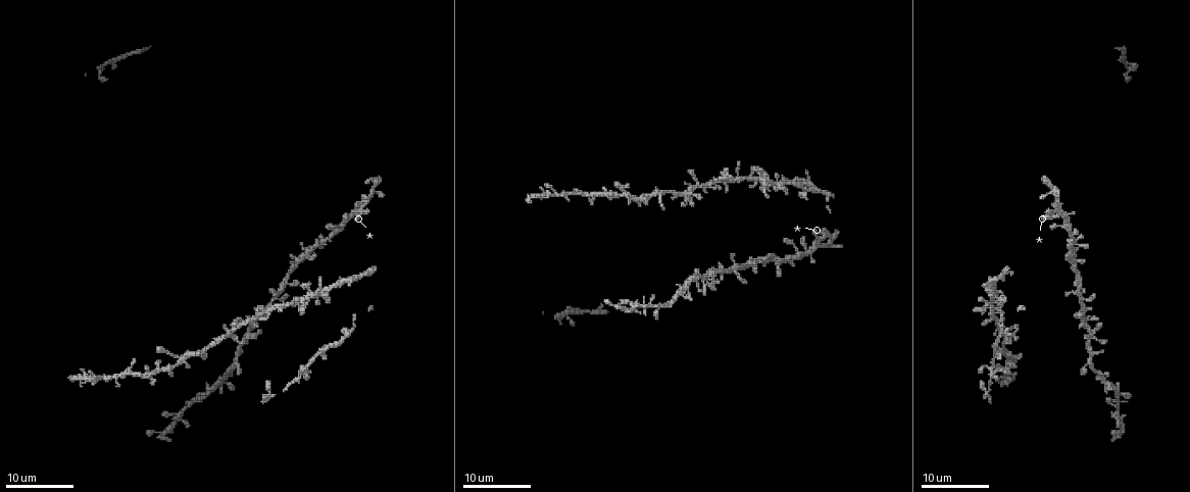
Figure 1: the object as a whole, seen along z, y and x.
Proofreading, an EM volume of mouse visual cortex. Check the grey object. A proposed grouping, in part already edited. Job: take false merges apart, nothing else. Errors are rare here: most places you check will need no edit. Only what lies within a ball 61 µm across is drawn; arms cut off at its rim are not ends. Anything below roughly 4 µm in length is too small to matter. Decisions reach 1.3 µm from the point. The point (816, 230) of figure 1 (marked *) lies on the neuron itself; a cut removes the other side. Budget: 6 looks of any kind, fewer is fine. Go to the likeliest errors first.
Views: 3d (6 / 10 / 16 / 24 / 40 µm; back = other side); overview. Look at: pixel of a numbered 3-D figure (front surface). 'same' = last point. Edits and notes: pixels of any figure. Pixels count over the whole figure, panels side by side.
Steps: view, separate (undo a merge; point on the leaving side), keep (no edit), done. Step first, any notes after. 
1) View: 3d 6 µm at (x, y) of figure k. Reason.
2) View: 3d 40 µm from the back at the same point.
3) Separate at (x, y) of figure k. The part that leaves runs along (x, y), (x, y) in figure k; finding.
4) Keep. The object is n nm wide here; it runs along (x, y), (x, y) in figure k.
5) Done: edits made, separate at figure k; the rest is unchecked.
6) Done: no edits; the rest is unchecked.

View: 3d 24 µm at (637, 198) of figure 1. Four or more arms meet.

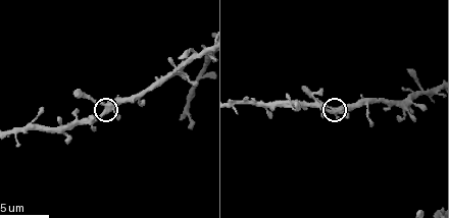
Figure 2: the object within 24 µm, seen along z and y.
View: 3d 10 µm at (106, 107) of figure 2. Zoom in.

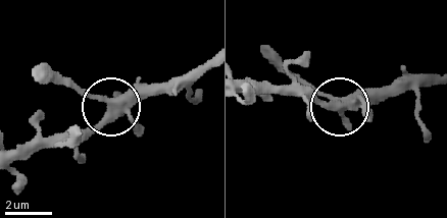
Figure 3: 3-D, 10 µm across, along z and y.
Keep. It runs along (203, 64), (127, 90), (109, 101), (70, 78) in figure 3; one neuron here.

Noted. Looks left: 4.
View: 3d 24 µm at (1073, 251) of figure 1. Four-way junction.

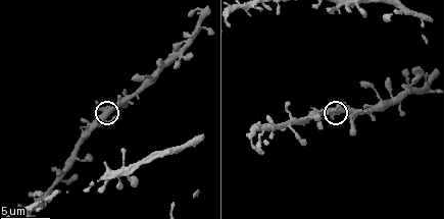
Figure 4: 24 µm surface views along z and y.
View: 3d 10 µm at the same point. Zoom in.

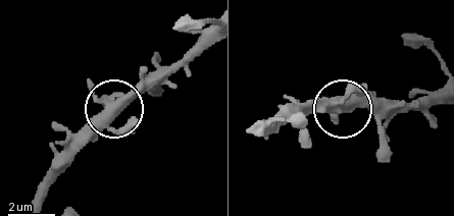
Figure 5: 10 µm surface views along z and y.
View: 3d 10 µm from the back at the same point. Other side.

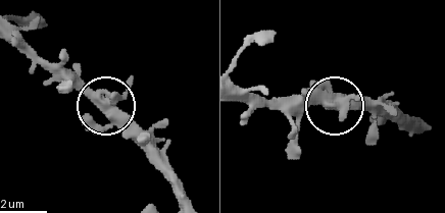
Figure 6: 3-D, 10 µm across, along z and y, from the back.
Keep. The object is 430 nm wide here; all the same neuron.

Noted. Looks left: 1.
View: 3d 6 µm at (176, 52) of figure 4. Branch point.

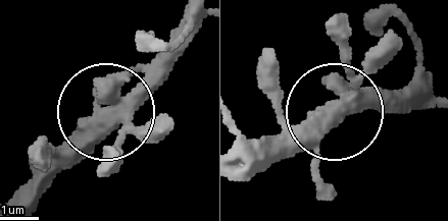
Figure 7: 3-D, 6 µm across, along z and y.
Keep. It runs along (115, 169), (115, 101), (200, 16) in figure 7; all the same neuron.

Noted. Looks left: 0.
Done: no edits; the rest is unchecked.

